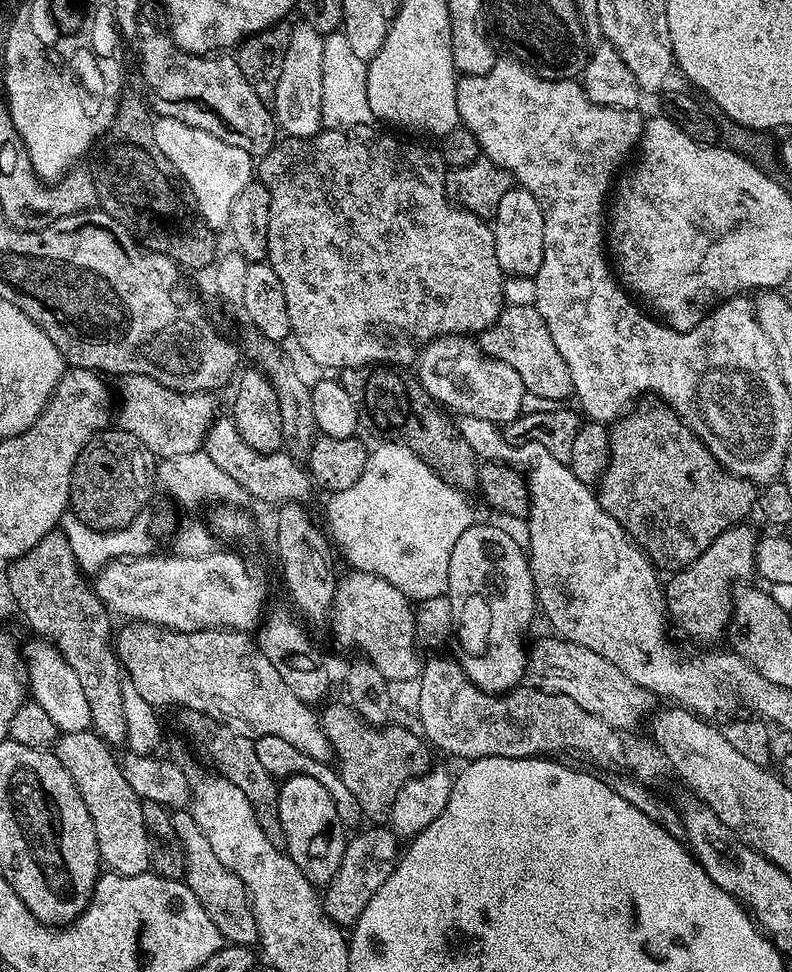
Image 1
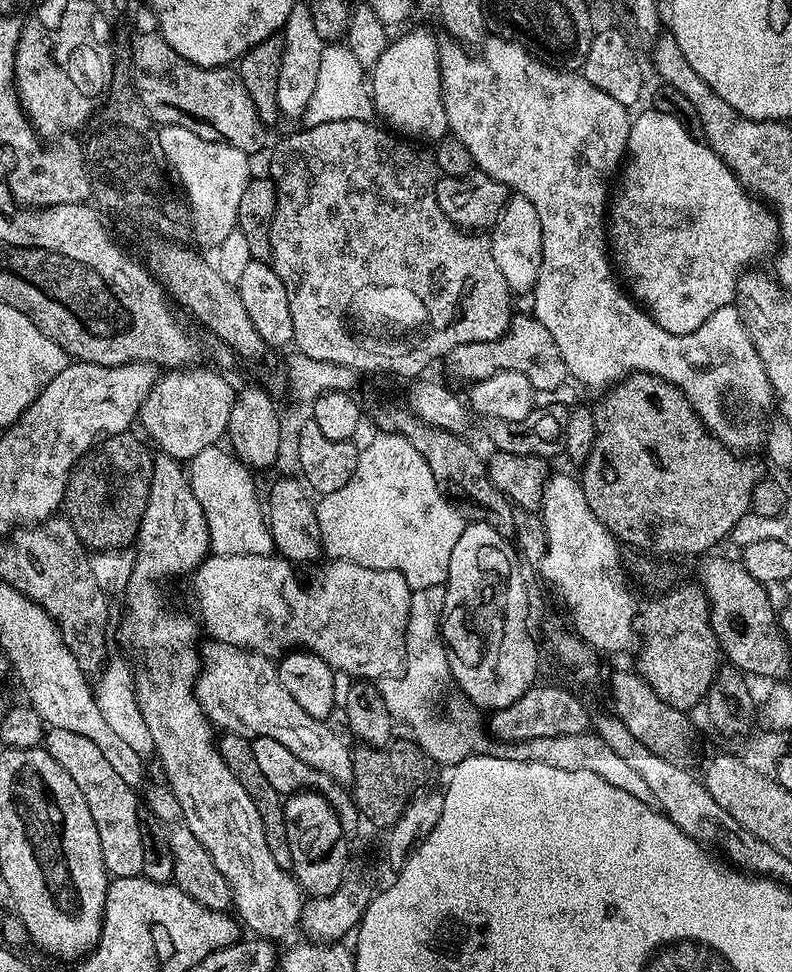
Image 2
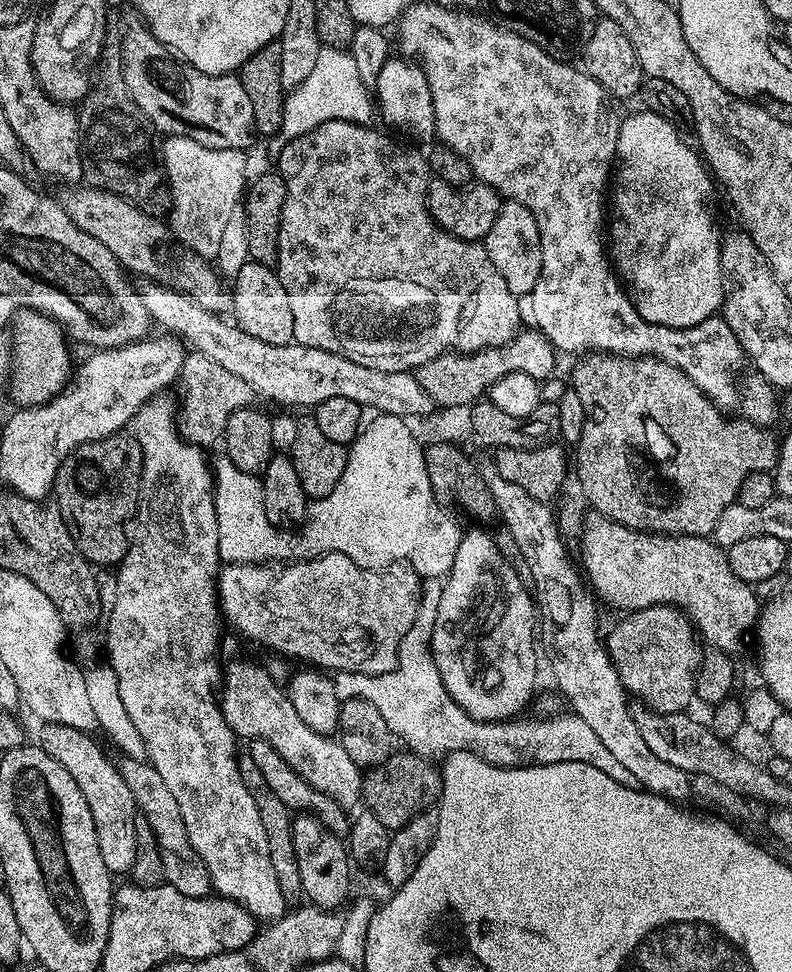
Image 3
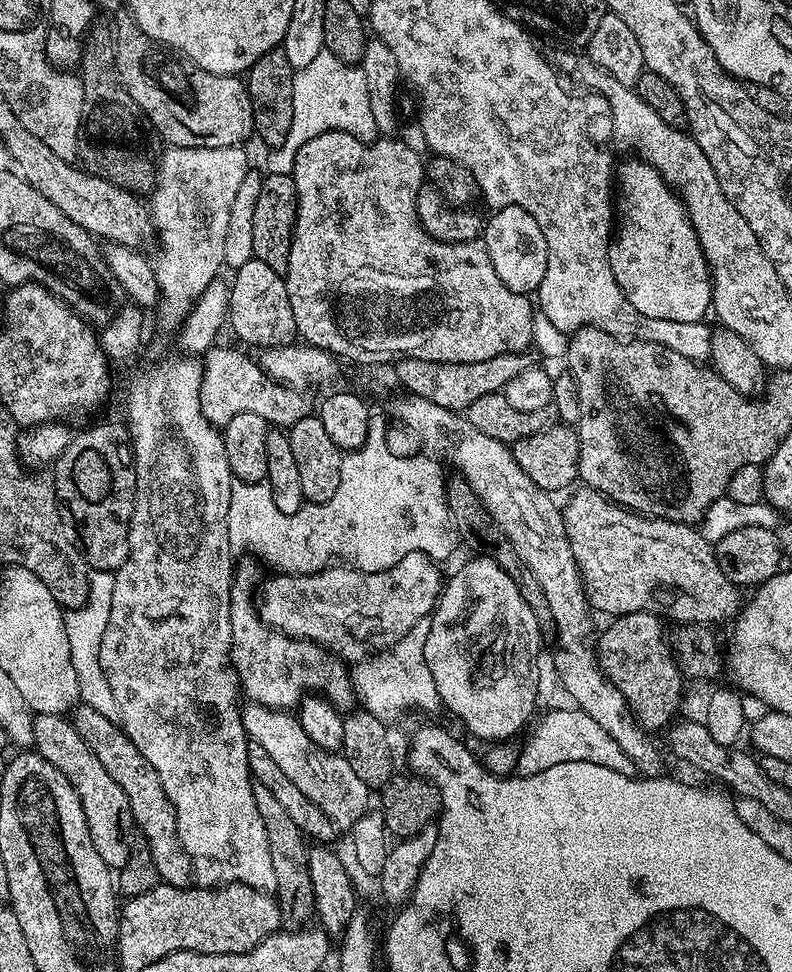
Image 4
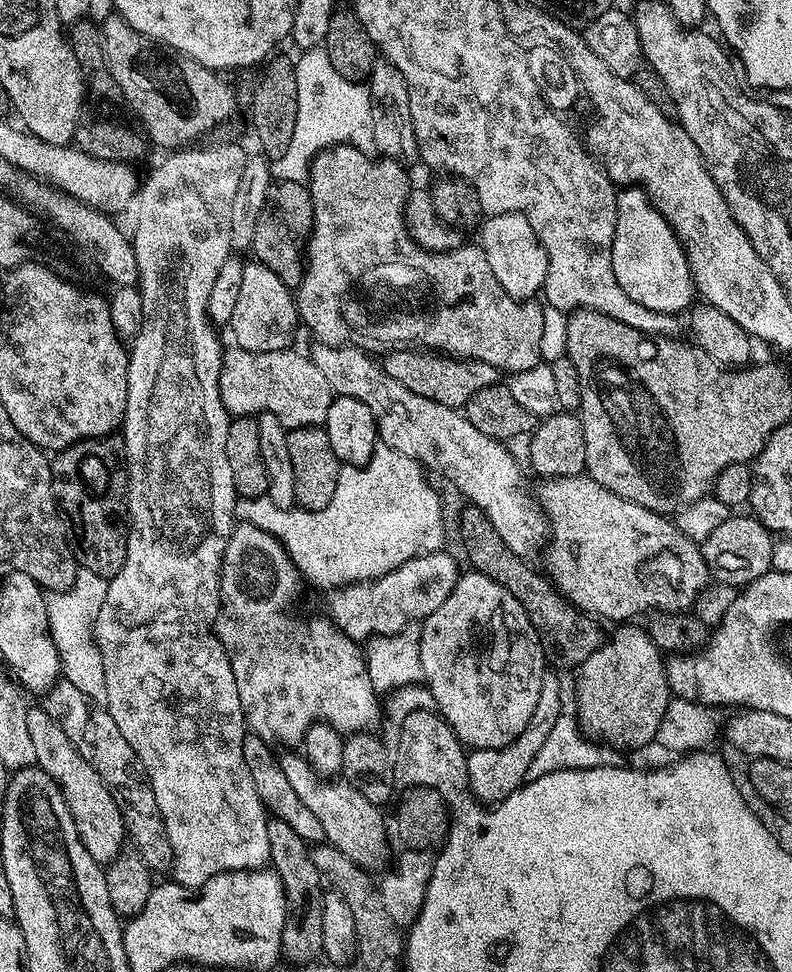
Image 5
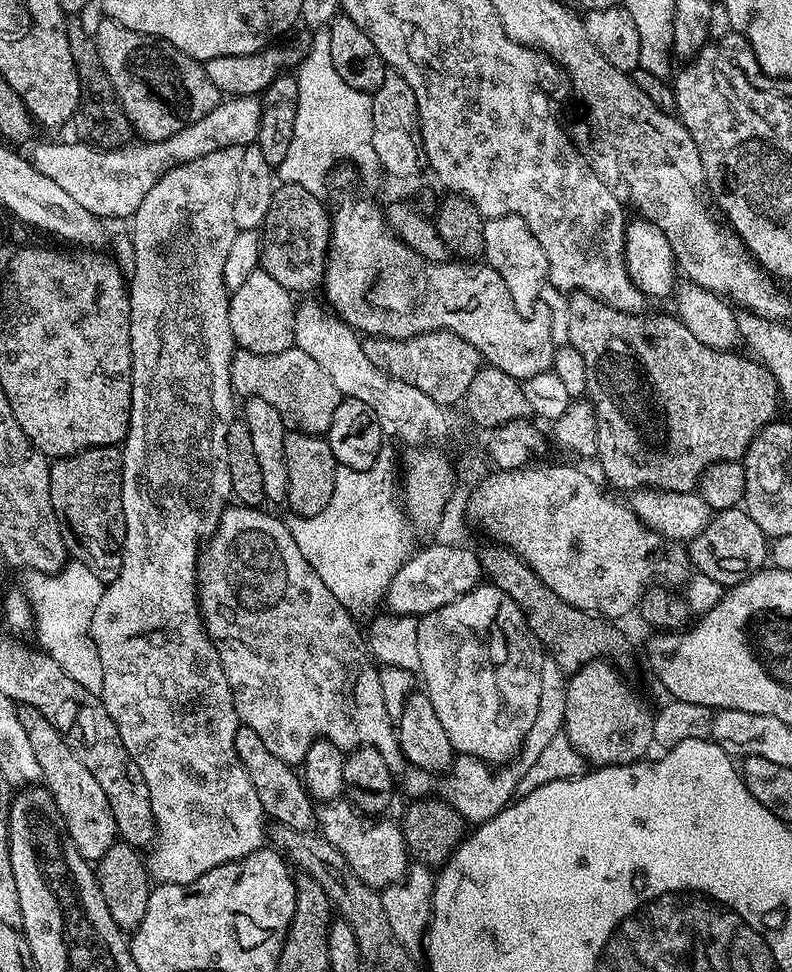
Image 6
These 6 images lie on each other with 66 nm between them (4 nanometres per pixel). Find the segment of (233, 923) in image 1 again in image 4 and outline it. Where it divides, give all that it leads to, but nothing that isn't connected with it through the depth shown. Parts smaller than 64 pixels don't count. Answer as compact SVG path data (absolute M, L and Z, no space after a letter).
M81 703L70 716L73 726L82 734L82 742L94 750L98 762L106 766L106 774L122 786L126 798L130 802L132 822L137 833L144 835L143 847L150 850L150 858L154 858L154 867L158 869L161 881L171 888L187 888L193 883L192 863L190 856L184 852L182 842L176 829L176 815L170 798L166 798L166 790L162 786L159 774L142 758L138 746L130 742L130 738L116 720L105 718L90 706Z

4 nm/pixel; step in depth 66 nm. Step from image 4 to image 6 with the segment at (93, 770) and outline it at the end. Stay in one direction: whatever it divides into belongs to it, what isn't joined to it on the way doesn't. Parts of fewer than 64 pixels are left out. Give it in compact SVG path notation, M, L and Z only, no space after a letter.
M22 704L18 707L18 718L30 738L34 758L38 758L38 766L42 766L43 787L54 798L78 854L82 854L82 858L89 862L100 860L102 854L106 854L106 850L110 850L110 846L118 840L114 810L110 810L110 798L106 798L102 786L98 786L98 781L94 779L94 774L90 774L90 770L86 770L86 766L74 758L62 734L50 726L46 714L34 710L34 706Z

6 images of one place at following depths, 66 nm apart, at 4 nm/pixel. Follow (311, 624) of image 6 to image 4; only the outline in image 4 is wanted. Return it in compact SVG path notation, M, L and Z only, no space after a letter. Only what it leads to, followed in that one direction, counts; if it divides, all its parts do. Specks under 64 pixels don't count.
M237 571L230 589L230 638L232 665L236 671L238 688L254 704L267 708L292 710L305 696L322 694L335 708L353 707L354 693L350 668L335 652L312 640L295 640L262 623L254 603L254 584L246 573Z

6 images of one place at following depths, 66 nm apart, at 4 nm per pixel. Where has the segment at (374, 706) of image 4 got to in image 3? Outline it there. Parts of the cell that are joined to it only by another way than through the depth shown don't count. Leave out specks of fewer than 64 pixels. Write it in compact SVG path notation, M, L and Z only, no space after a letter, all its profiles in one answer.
M439 579L423 581L420 609L414 618L414 626L406 630L400 640L400 655L395 670L386 674L371 676L361 672L336 672L336 693L340 701L362 698L374 702L382 713L386 726L390 726L397 741L405 740L407 747L420 756L435 757L435 752L473 751L472 727L478 722L446 690L442 678L436 673L436 663L432 657L432 631L436 621L438 602L444 593L444 585Z

